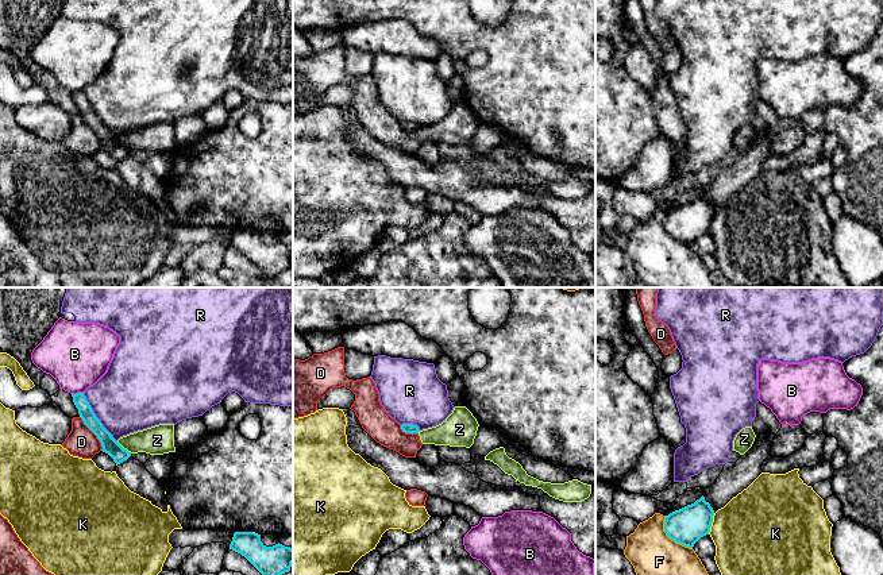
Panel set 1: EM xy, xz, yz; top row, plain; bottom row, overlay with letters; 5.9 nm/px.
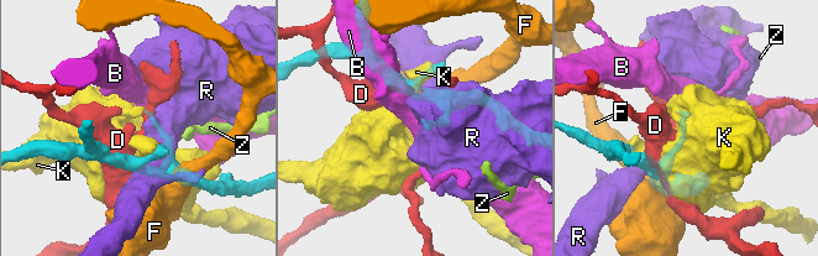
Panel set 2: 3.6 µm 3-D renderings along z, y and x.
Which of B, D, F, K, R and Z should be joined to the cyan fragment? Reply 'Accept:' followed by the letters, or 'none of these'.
Accept: none of these

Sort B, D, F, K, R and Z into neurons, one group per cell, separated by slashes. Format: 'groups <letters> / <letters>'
groups B / D Z / F / K / R

